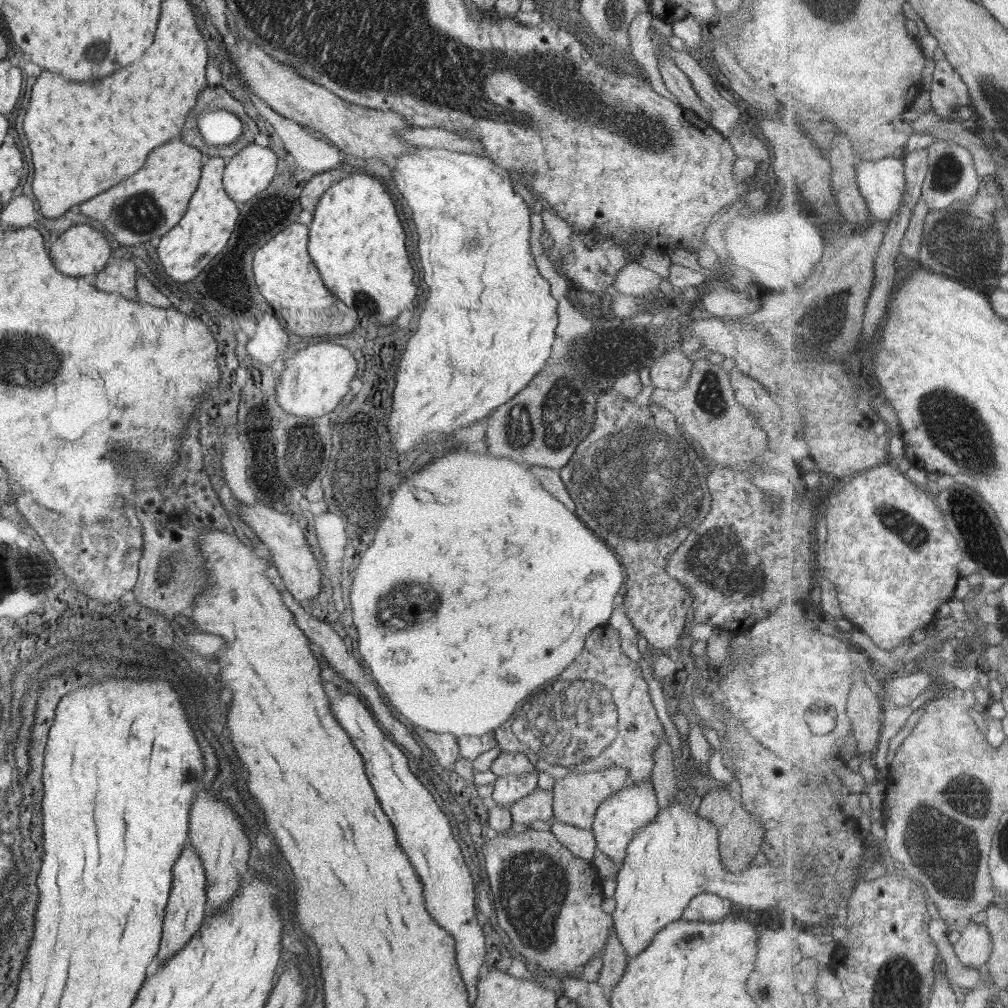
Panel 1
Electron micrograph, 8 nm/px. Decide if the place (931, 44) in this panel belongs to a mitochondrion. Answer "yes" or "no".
no

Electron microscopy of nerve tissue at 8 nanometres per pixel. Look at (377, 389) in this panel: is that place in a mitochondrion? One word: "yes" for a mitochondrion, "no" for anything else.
no

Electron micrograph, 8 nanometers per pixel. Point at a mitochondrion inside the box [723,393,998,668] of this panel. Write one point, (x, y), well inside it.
(912, 533)

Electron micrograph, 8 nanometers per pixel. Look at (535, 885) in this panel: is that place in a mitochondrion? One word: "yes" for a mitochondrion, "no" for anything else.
yes

